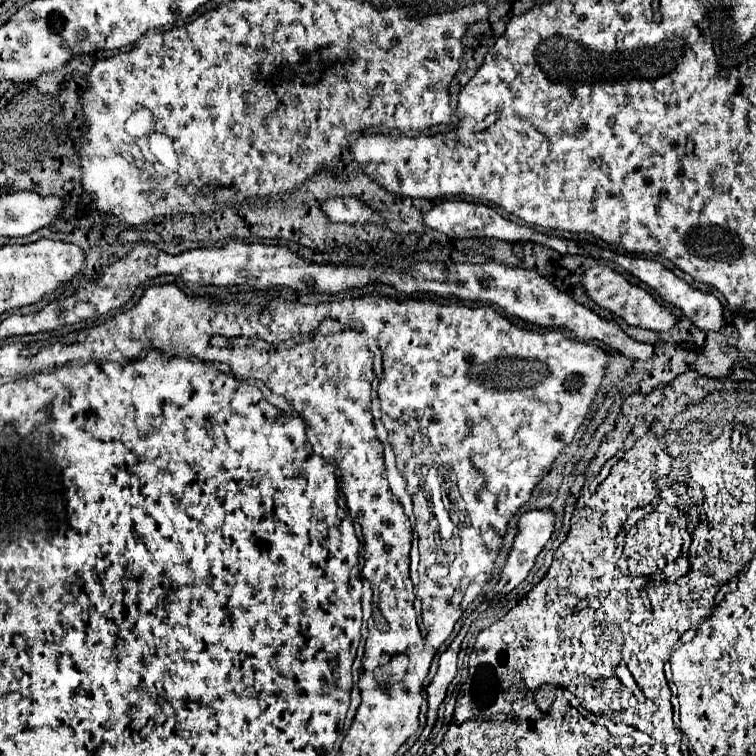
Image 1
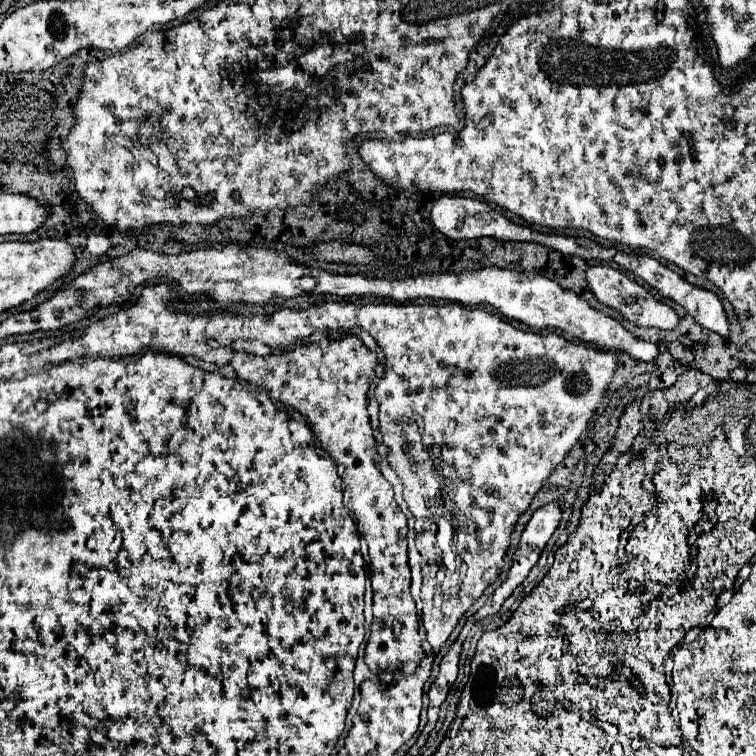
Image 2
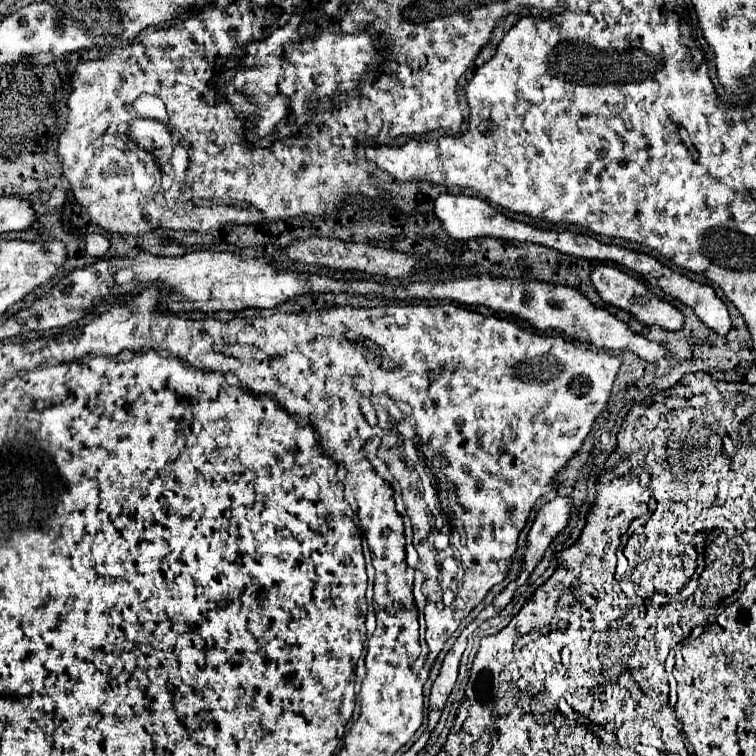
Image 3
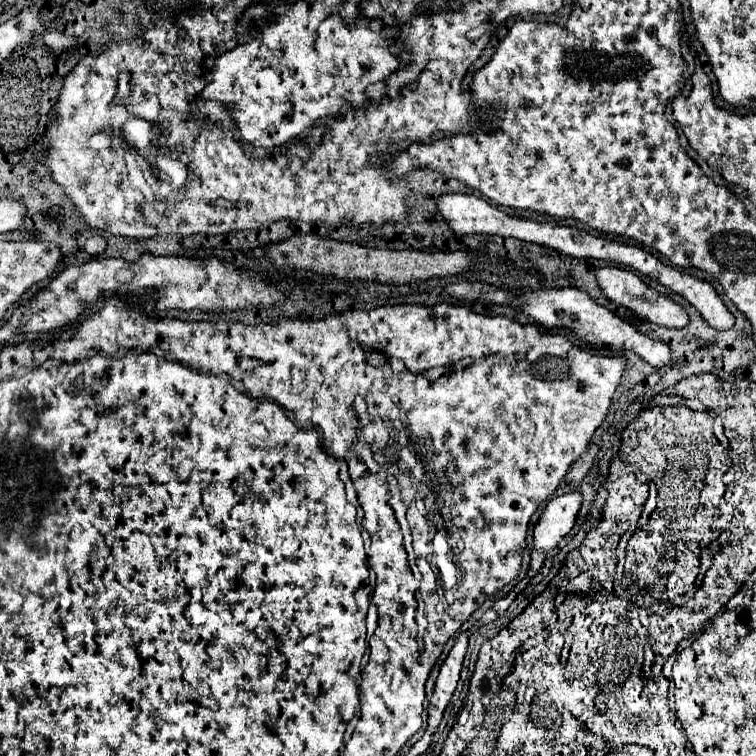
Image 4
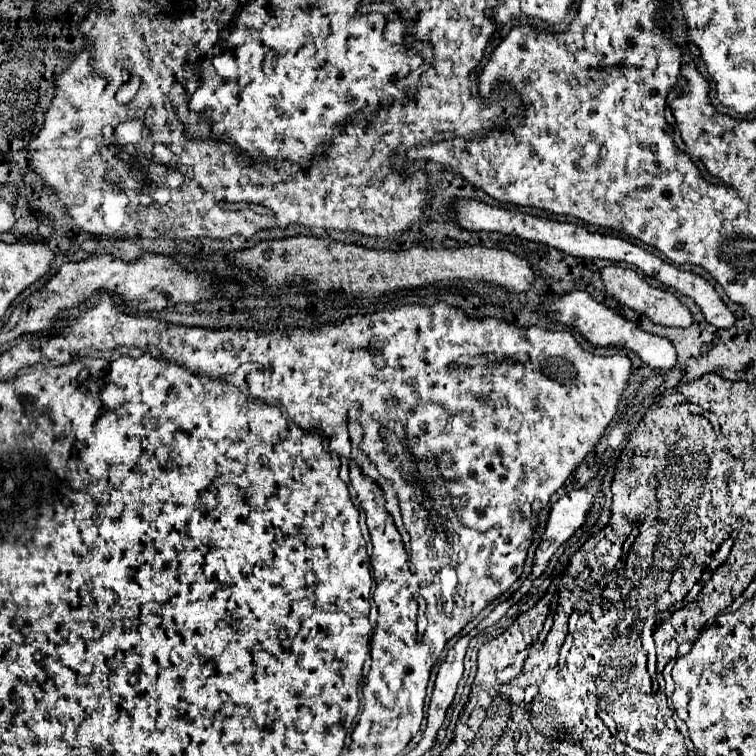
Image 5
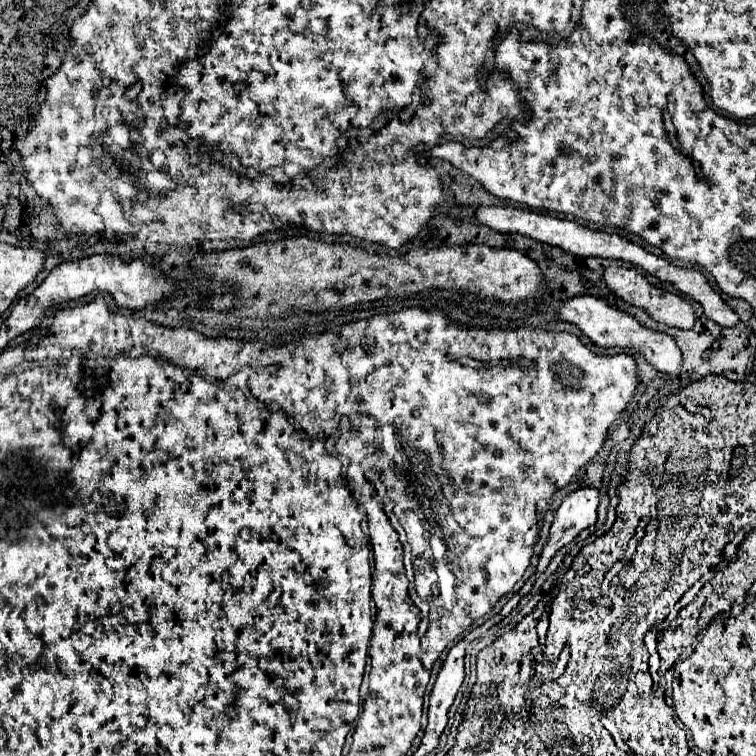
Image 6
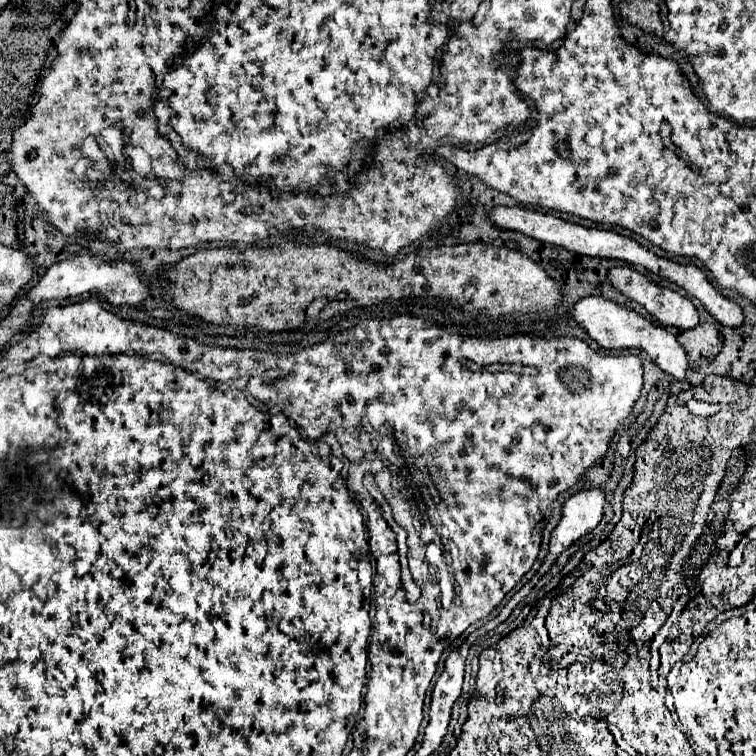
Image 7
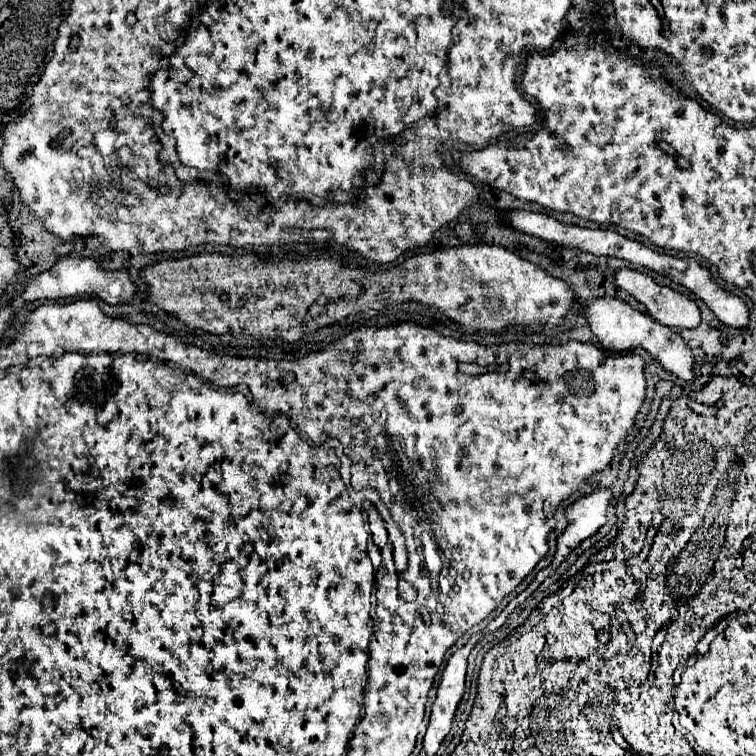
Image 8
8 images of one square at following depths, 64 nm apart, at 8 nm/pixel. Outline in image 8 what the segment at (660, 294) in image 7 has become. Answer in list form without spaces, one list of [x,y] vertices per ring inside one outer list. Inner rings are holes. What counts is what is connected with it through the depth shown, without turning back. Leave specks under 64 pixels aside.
[[[622,268],[614,274],[616,286],[634,296],[646,306],[648,314],[670,328],[696,328],[700,324],[700,310],[688,296],[656,284],[650,276]]]

